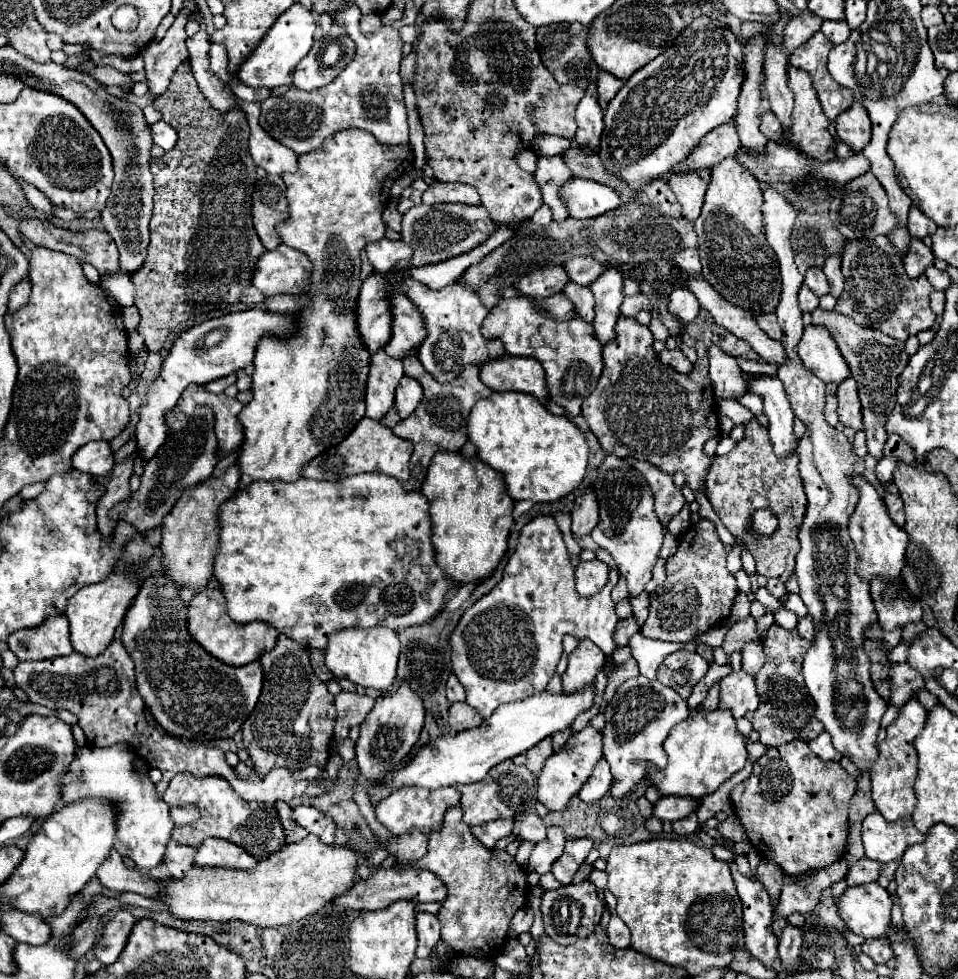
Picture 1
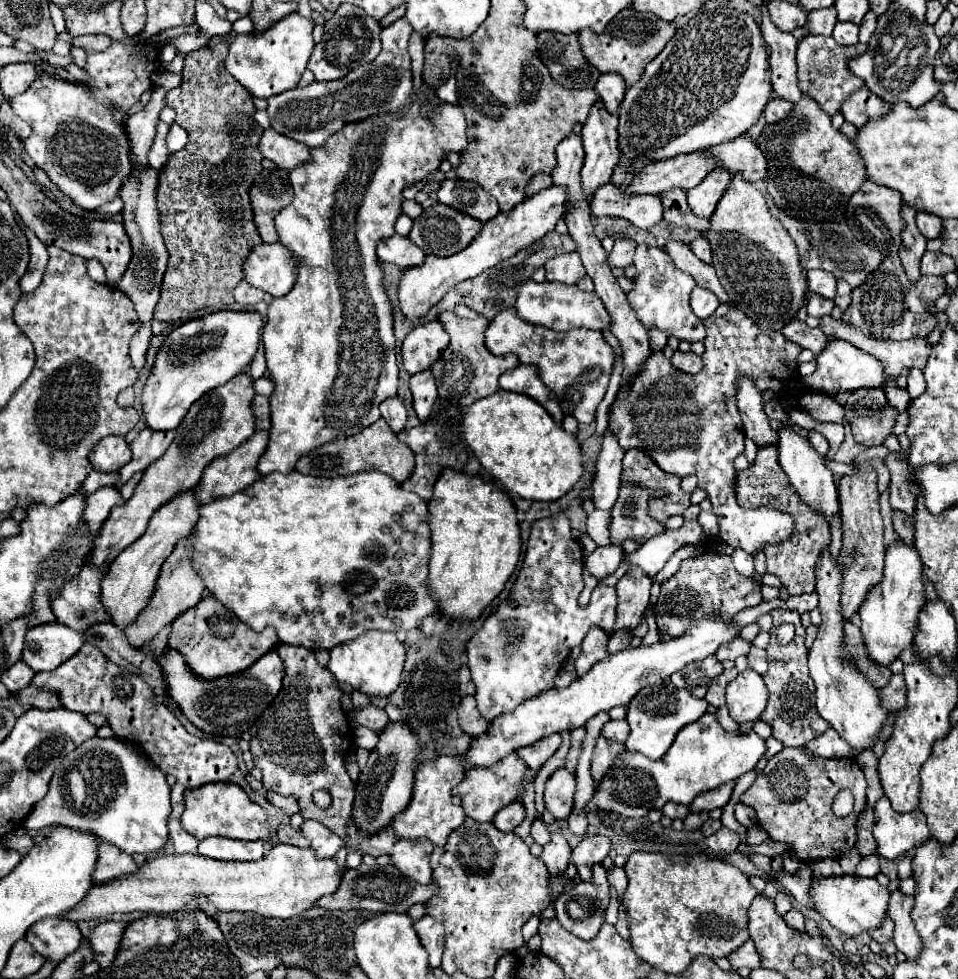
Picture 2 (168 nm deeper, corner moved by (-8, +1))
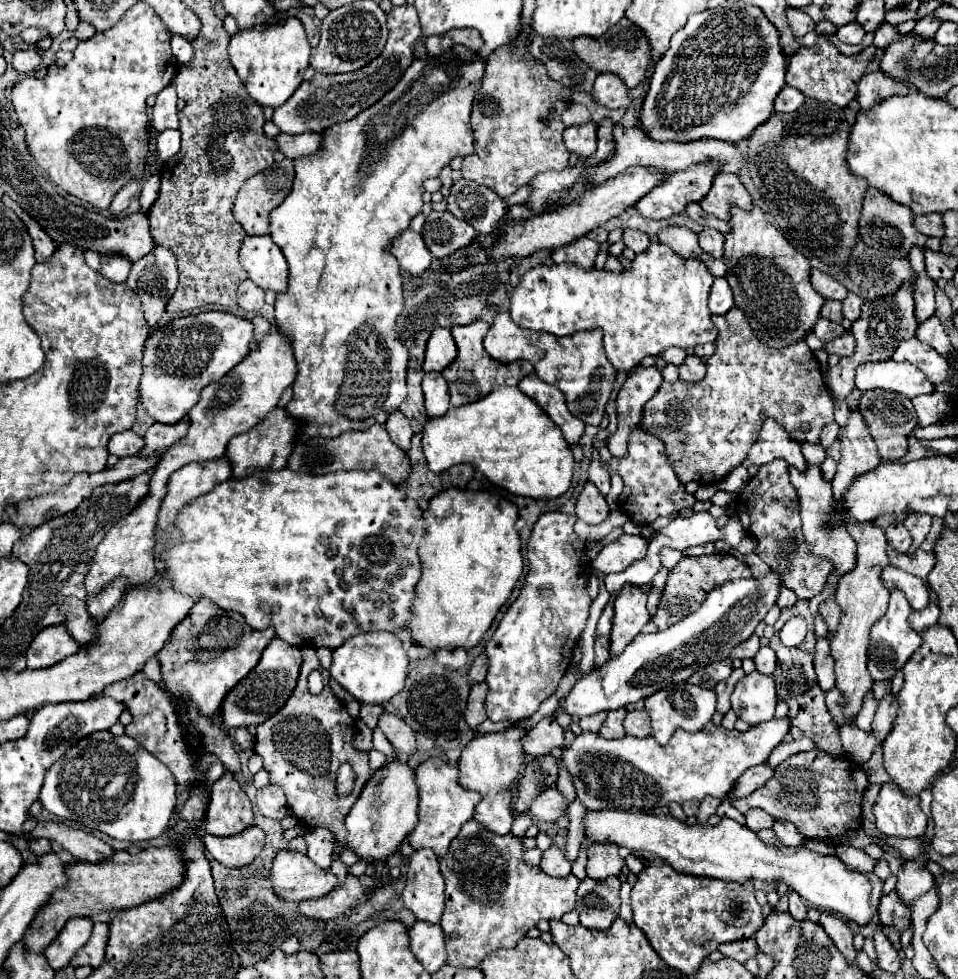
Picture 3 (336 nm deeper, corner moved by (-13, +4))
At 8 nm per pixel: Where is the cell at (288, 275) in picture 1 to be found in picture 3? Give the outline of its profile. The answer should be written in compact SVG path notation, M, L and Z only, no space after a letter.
M246 236L240 248L240 264L248 272L248 278L260 288L274 292L286 290L286 258L270 236Z

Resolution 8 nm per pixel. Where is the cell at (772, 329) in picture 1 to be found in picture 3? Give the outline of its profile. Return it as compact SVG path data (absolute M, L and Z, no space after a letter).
M844 332L840 338L828 342L824 346L828 350L828 354L838 354L838 356L852 356L856 350L856 340L850 332Z

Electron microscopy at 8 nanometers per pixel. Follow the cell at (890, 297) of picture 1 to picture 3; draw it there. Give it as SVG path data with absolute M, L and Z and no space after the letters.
M902 286L894 296L864 302L860 322L854 322L850 330L856 338L856 354L852 356L854 362L862 364L862 362L888 360L896 350L898 342L912 338L916 328L918 328L918 322L914 320L914 298L912 298L910 286Z

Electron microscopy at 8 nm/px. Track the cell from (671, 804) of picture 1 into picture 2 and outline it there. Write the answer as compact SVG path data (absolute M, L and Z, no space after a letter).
M729 781L727 785L721 785L719 789L715 791L707 791L707 793L699 793L693 803L689 805L689 811L691 813L699 813L699 811L713 811L717 807L725 807L729 797L731 797L731 791L735 787L735 781Z

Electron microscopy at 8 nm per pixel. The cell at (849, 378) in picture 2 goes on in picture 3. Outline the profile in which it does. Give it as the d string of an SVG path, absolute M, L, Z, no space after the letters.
M868 362L856 368L856 388L866 392L872 388L884 388L908 398L920 394L932 394L934 384L910 362Z

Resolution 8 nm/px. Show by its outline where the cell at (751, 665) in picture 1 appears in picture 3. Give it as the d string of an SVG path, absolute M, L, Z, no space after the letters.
M764 646L758 650L758 654L754 656L754 664L756 664L756 670L760 674L766 674L766 676L772 676L774 670L776 670L776 654L770 646Z

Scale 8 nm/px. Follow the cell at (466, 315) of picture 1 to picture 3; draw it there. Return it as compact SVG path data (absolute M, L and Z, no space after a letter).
M472 322L468 326L454 326L452 334L458 346L458 358L452 366L448 366L448 370L444 370L444 378L448 382L450 388L450 404L452 406L464 406L470 402L476 402L484 396L488 396L496 386L518 386L518 382L530 374L534 374L534 366L526 360L518 360L512 364L500 364L494 358L488 356L488 352L484 350L484 336L488 332L490 324L488 322Z

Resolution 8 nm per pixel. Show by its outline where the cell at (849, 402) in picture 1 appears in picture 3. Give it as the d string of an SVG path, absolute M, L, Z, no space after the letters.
M868 390L862 394L858 410L864 414L864 420L868 422L868 428L878 446L880 458L884 462L894 462L904 458L908 452L908 436L918 426L918 416L912 406L912 400L888 390Z

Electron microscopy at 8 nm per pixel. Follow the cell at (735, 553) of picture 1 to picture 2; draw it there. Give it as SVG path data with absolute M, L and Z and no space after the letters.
M719 305L717 311L703 321L707 329L707 337L703 343L705 351L702 355L703 370L697 375L685 375L683 371L677 371L673 363L663 355L663 351L651 351L647 361L641 365L639 373L625 385L619 393L615 403L609 411L609 431L617 437L621 449L643 449L665 473L673 473L679 477L685 475L697 475L699 477L699 489L707 491L707 499L713 503L713 513L719 521L719 537L731 545L733 549L743 549L749 555L755 555L763 551L769 545L779 545L787 541L793 533L793 517L787 513L781 513L773 507L760 507L756 509L741 509L737 505L733 481L735 481L735 467L733 461L737 455L744 452L745 433L742 422L739 421L739 411L735 405L735 381L741 375L749 375L755 379L755 385L759 391L771 389L777 391L779 397L793 401L799 405L799 401L811 401L811 409L807 413L817 421L833 421L843 423L845 409L831 397L817 393L815 397L809 397L807 391L801 389L799 395L799 373L795 357L801 353L799 345L791 345L779 331L763 331L755 321L751 321L745 313L735 309L733 305Z

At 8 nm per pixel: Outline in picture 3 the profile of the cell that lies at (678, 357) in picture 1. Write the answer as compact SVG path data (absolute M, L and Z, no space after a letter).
M688 356L686 362L680 366L680 380L684 380L686 384L700 382L704 374L706 374L706 364L698 356Z

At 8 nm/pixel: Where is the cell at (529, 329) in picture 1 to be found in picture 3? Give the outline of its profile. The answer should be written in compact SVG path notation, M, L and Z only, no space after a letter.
M500 312L494 318L494 324L490 326L484 348L490 354L490 358L506 364L514 360L528 360L536 368L536 376L544 380L546 384L552 384L560 388L566 396L568 410L584 420L584 424L598 426L604 418L604 406L612 392L612 382L616 378L614 366L608 362L604 344L602 344L602 330L592 332L576 332L572 336L556 338L554 334L540 334L532 330L520 330L512 318L508 318L508 312Z

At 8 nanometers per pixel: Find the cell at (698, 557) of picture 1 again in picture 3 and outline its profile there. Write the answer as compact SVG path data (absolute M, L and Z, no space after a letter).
M716 552L710 556L698 556L698 558L686 556L670 570L664 594L658 602L658 608L656 608L656 614L652 616L652 622L656 624L658 630L664 630L664 628L680 622L688 614L696 612L700 608L700 604L704 602L704 598L708 596L708 592L714 590L714 586L720 586L720 584L730 582L730 580L738 580L738 578L750 578L750 576L752 576L750 568L730 554Z

